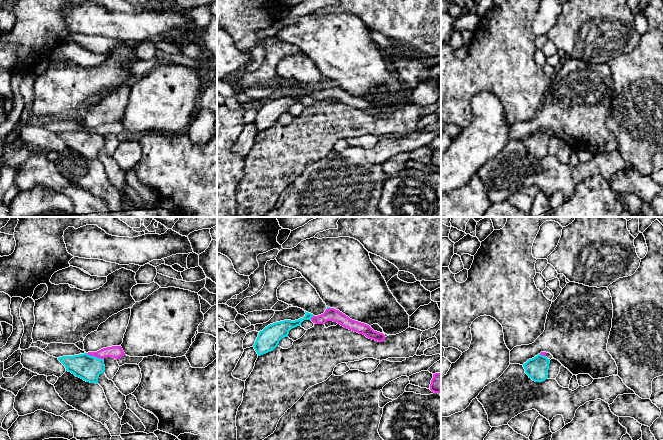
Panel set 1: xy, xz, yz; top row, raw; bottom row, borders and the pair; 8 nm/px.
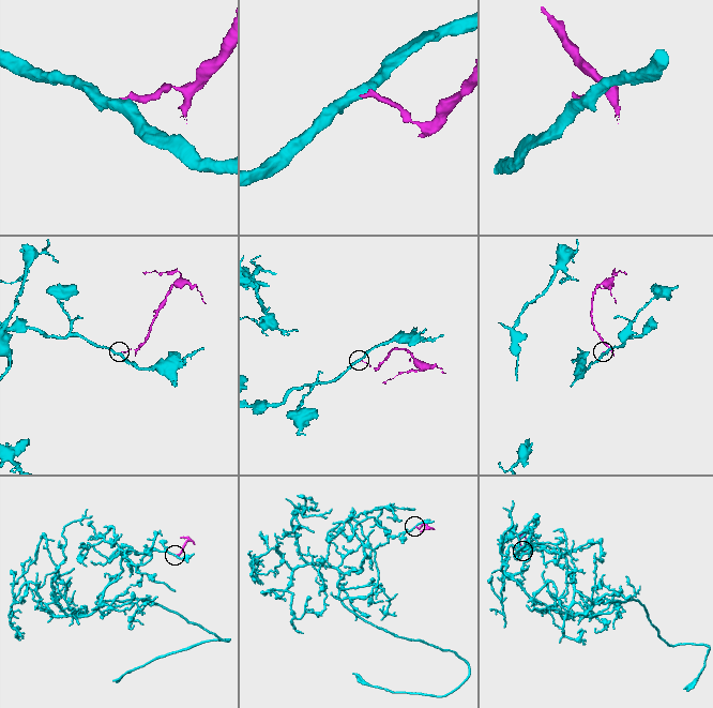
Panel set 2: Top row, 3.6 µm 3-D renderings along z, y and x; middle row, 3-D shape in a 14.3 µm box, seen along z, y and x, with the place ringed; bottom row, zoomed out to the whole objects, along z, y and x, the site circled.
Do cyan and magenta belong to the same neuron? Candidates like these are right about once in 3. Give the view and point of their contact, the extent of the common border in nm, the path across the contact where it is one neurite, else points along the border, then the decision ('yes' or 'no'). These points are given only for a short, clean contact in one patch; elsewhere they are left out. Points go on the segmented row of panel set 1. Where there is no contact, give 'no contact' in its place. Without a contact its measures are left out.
meets cyan in xy at (93, 356); contact 140 nm long; border along xy (86, 353), (102, 359); no

